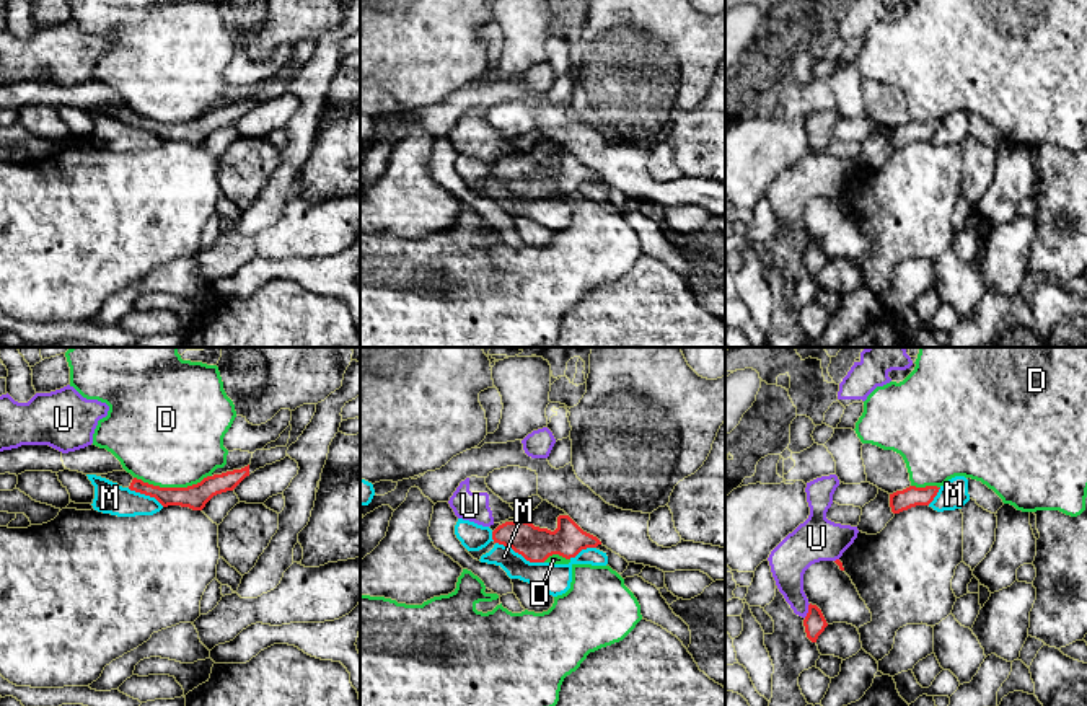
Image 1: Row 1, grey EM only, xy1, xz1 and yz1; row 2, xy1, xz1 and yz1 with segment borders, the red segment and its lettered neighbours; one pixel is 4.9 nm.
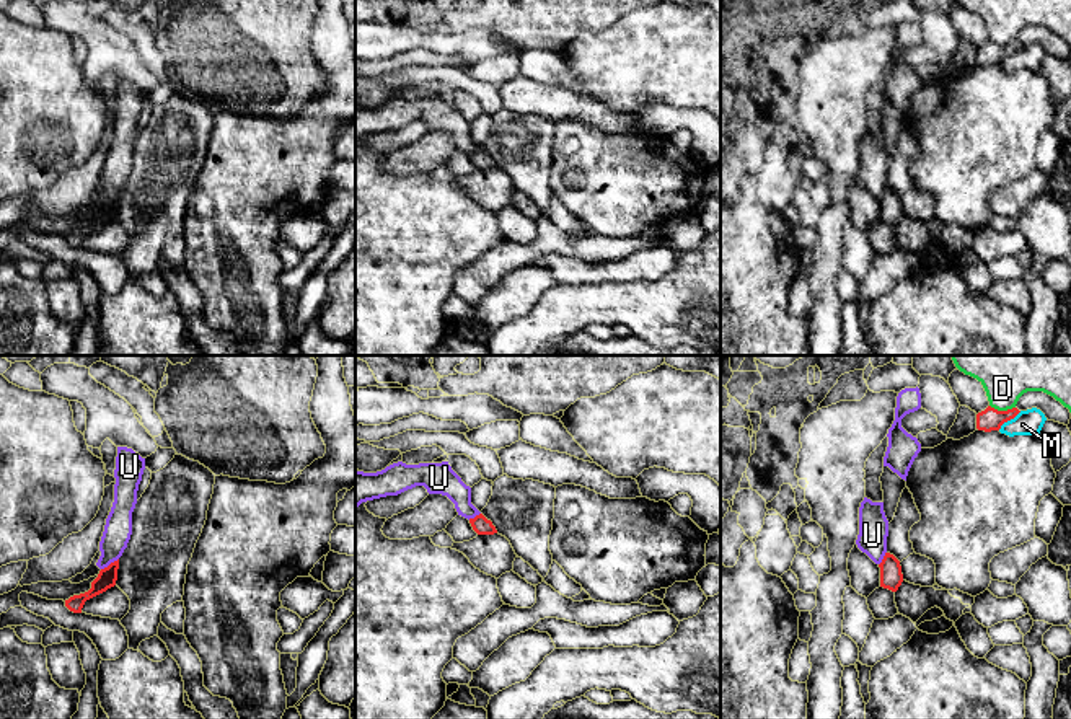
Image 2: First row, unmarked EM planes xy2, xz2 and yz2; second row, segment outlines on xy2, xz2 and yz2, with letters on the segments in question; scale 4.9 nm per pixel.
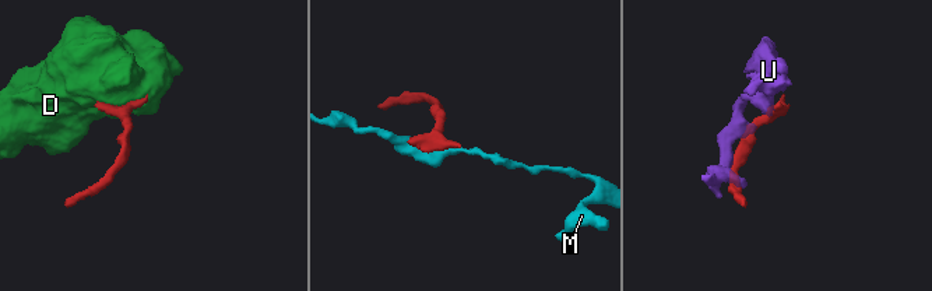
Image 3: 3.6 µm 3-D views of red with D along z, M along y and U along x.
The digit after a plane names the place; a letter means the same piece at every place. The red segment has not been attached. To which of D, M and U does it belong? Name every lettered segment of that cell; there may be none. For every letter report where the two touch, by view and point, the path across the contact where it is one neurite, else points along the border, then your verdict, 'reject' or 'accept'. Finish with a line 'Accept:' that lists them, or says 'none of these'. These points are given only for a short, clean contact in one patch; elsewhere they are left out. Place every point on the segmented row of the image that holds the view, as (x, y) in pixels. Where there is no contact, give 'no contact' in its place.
D: contact xy1 (171, 488); reject
M: contact xz1 (515, 551); reject
U: contact xy2 (111, 563); reject
Accept: none of these

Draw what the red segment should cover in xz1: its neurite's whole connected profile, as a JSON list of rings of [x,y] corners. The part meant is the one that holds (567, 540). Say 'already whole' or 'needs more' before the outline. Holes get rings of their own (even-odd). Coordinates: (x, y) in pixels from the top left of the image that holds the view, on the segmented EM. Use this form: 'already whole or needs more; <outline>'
already whole; [[[569,515],[557,517],[554,532],[525,520],[505,522],[492,532],[492,540],[512,548],[530,563],[544,563],[552,554],[570,559],[582,549],[601,545],[596,536],[583,532]]]

